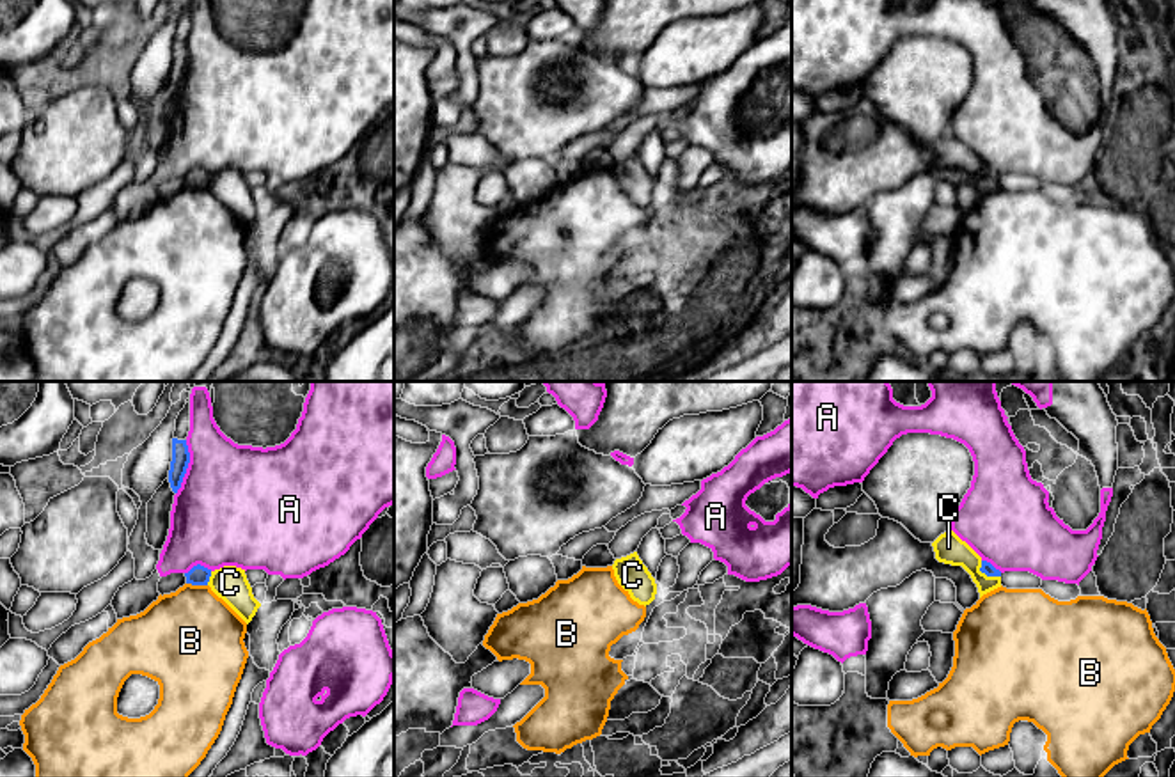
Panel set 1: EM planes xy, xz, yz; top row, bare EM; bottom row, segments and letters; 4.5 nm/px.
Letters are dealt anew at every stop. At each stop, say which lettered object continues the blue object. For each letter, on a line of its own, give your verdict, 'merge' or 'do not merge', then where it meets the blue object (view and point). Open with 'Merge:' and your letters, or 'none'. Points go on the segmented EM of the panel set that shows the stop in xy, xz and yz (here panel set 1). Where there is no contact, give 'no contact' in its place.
Merge: none
A: do not merge; meets blue in xy at (187, 467)
B: do not merge; meets blue in xy at (197, 584)
C: do not merge; meets blue in yz at (985, 573)

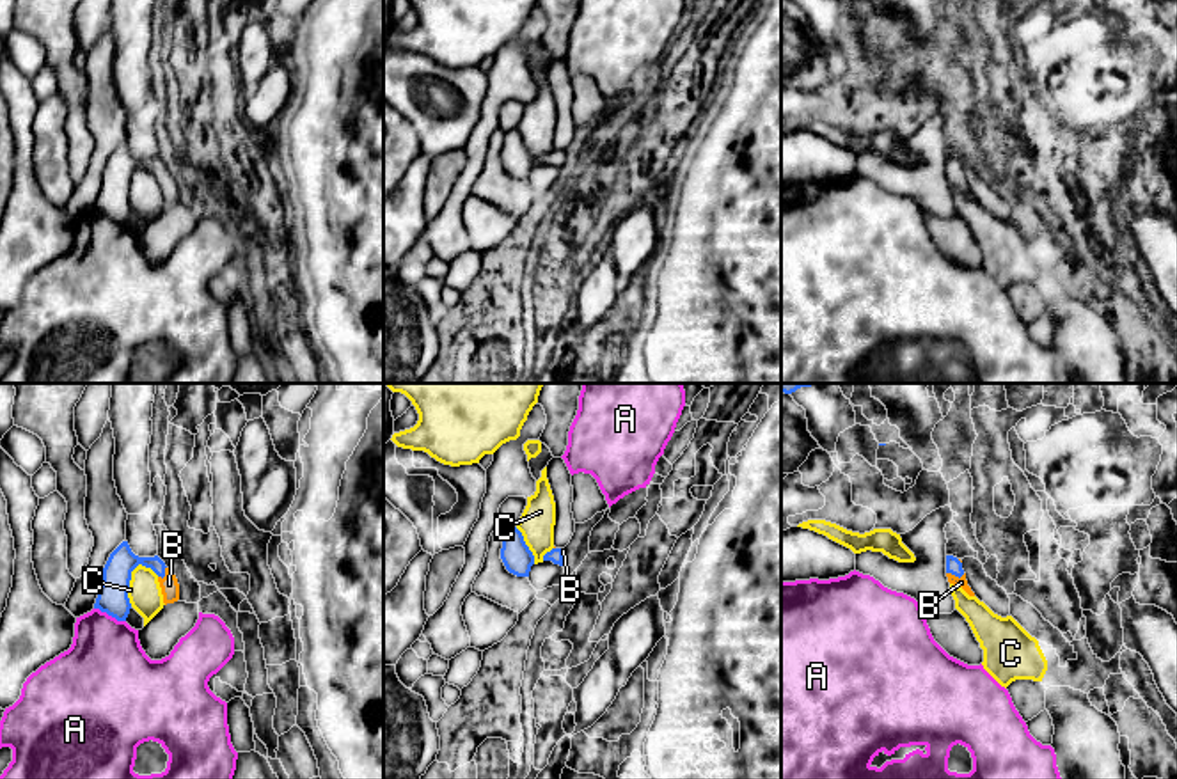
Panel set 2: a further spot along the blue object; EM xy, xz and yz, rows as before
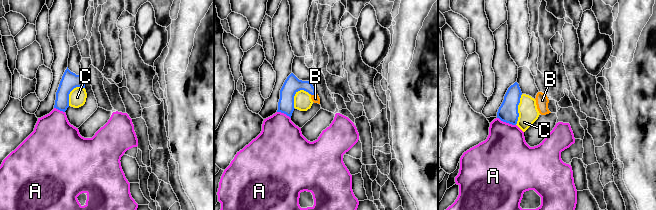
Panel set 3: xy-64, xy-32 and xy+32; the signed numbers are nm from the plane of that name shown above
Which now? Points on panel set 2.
Merge: B
A: do not merge; meets blue in xy at (110, 614)
B: merge; meets blue in yz at (955, 575)
C: do not merge; meets blue in xy at (128, 584)

